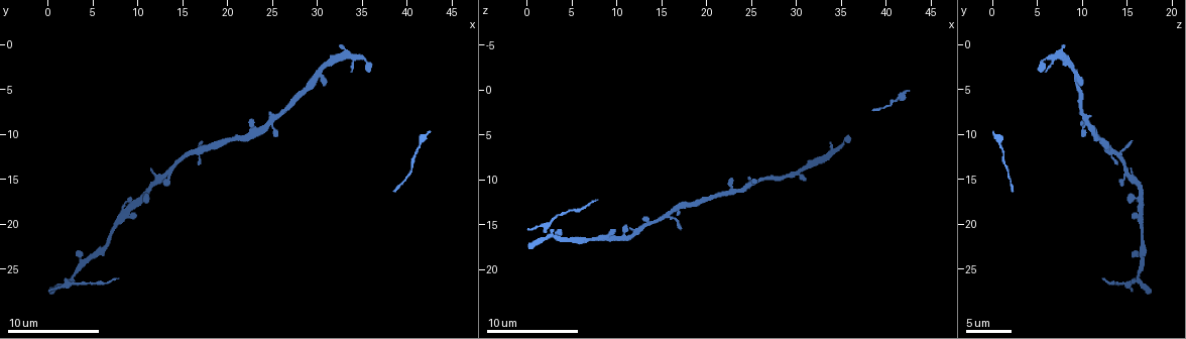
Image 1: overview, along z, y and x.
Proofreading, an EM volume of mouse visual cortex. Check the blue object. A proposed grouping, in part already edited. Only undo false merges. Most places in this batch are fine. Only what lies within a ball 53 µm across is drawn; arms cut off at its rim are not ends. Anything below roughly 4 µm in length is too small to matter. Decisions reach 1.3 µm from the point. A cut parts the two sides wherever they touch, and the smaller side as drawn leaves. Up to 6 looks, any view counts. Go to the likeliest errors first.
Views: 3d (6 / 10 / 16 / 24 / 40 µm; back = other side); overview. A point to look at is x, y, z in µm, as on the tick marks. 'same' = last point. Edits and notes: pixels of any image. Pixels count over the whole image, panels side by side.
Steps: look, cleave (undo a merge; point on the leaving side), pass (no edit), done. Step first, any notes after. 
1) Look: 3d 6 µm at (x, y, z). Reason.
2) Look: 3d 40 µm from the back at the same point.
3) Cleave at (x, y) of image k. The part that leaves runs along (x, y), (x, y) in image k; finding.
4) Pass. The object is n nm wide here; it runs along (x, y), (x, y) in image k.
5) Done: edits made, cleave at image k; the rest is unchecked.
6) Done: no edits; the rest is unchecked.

Look: 3d 16 µm at (22.8, 9.8, 11.2). Three arms meet.

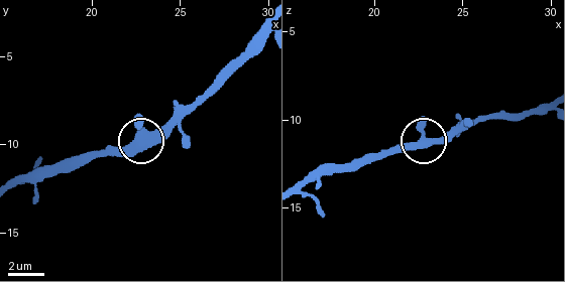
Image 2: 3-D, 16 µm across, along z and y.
Pass. The object is 430 nm wide here; it runs along (145, 146), (136, 143), (101, 150) in image 2; all the same neuron.

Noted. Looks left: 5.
Look: 3d 6 µm at (13.4, 14.4, 15.0). Three-way junction.

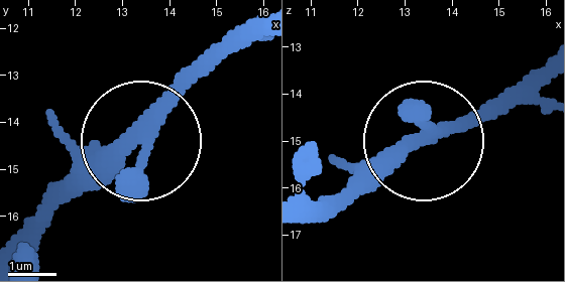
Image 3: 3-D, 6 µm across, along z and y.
Pass. The object is 290 nm wide here; it runs along (540, 72), (396, 151), (339, 207) in image 3; continuous, no second neuron.

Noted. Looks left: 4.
Look: 3d 16 µm at (7.8, 19.6, 16.6). Sudden change in width.

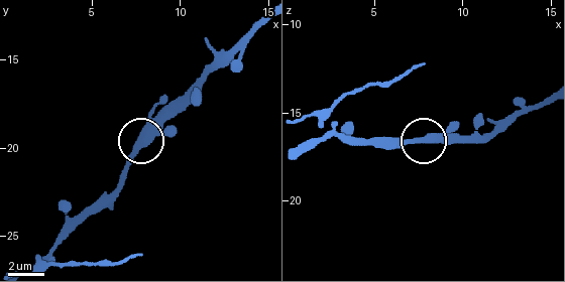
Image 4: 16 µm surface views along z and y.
Look: 3d 16 µm from the back at (8.0, 19.7, 16.4). From behind.

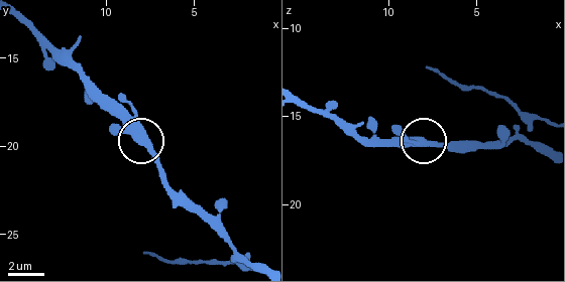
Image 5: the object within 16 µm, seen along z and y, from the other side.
Pass. The object is 440 nm wide here; it runs along (20, 17), (137, 134), (172, 191) in image 5; all the same neuron.

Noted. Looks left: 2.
Done: no edits; the rest is unchecked.

